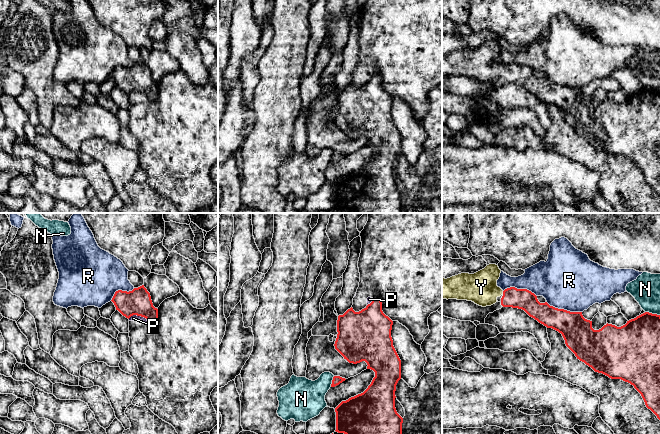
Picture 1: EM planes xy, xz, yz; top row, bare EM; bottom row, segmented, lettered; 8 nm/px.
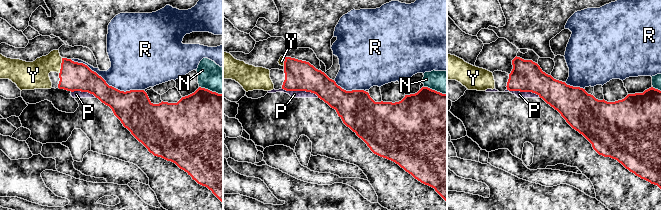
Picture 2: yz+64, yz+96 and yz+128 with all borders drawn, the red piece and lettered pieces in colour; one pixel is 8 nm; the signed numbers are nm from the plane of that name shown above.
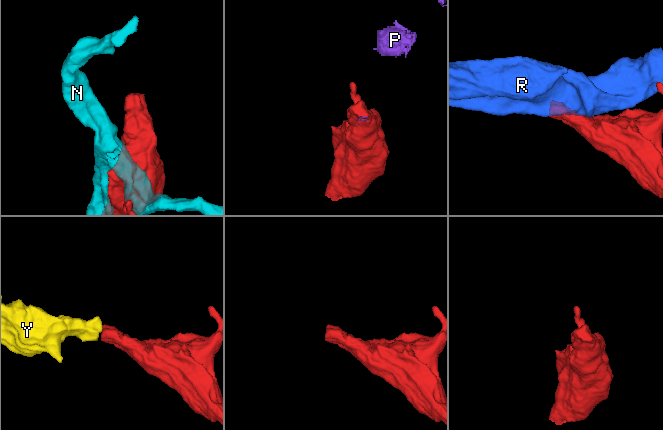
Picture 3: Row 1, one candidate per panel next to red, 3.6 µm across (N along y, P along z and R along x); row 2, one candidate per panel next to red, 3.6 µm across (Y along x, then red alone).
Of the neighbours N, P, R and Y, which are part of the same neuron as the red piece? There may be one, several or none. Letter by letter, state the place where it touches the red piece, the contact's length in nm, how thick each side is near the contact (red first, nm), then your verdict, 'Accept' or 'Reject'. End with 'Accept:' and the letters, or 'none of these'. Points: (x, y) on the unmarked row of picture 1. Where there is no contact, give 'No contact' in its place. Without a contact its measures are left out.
N: Touches red at xz (332, 157). Shared border 90 nm. Thickness 70 nm (red) against 300 nm. Reject
P: Touches red at xy (139, 91). Shared border 170 nm. Thickness 220 nm (red) against 50 nm. Reject
R: Touches red at yz (563, 85). Shared border 300 nm. Thickness 240 nm (red) against 480 nm. Reject
Y: Touches red at yz (503, 69). Shared border 30 nm. Thickness 160 nm (red) against 260 nm. Accept
Accept: Y

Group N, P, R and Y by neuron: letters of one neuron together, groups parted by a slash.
N / P / R / Y

